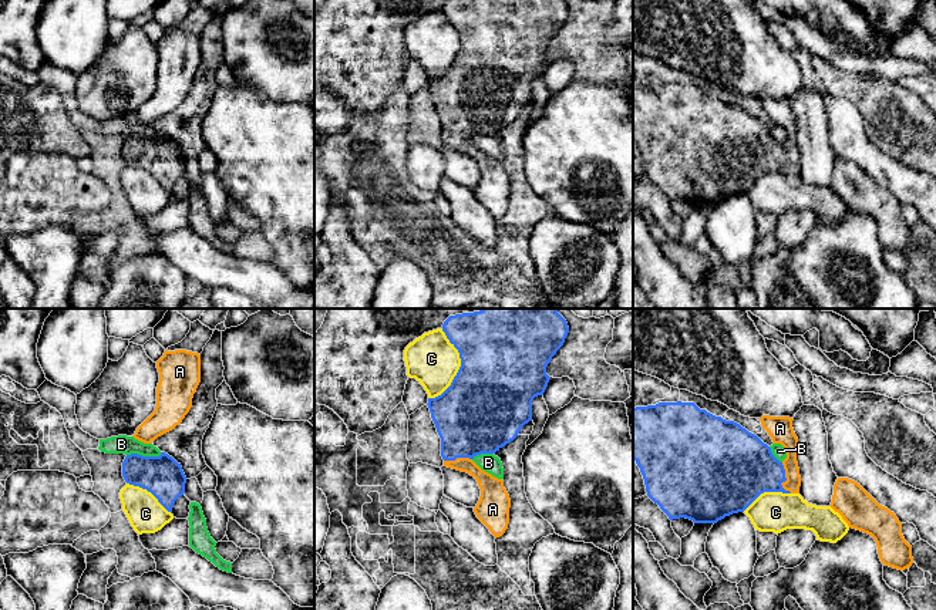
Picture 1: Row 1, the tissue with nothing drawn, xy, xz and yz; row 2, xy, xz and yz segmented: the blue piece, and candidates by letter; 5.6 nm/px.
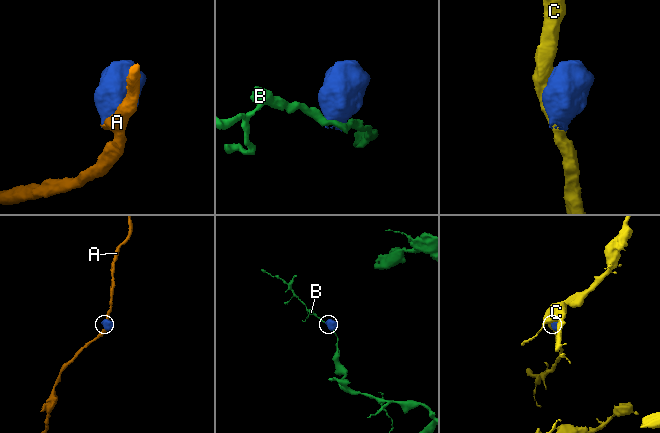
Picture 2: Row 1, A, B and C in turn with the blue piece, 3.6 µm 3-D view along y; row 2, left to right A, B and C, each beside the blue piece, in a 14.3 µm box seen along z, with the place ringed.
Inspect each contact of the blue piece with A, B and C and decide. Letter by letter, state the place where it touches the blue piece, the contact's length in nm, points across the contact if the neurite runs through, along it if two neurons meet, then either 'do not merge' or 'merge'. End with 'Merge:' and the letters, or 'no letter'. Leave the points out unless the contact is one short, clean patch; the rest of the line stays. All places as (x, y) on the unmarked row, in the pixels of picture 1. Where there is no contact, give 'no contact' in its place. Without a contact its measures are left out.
A: meets blue in yz at (785, 161); contact 190 nm long; runs through yz (743, 150), (785, 161), (790, 122), (784, 117); merge
B: meets blue in xy at (144, 138); contact 200 nm long; border along xy (161, 134), (158, 137), (127, 135); do not merge
C: meets blue in xz at (460, 49); contact 400 nm long; do not merge
Merge: A

